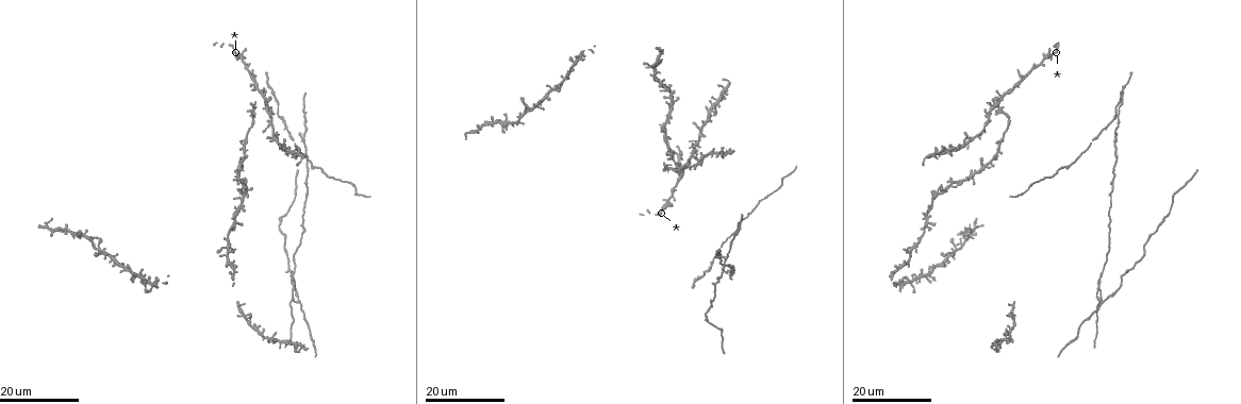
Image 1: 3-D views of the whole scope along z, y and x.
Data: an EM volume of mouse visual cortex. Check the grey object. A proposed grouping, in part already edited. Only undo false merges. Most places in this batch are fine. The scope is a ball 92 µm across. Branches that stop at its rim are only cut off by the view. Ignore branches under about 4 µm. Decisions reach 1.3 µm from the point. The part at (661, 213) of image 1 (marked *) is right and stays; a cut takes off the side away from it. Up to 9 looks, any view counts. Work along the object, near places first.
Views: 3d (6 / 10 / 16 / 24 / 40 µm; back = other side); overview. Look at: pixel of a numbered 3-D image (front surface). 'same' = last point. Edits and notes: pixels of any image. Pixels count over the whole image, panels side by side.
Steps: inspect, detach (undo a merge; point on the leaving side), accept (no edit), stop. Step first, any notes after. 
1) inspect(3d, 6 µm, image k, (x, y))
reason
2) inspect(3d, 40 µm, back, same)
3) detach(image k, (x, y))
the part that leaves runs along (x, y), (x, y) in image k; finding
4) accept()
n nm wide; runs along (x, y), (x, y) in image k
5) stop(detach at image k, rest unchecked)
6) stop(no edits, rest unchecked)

inspect(3d, 16 µm, image 1, (1113, 118))
thick turns thin

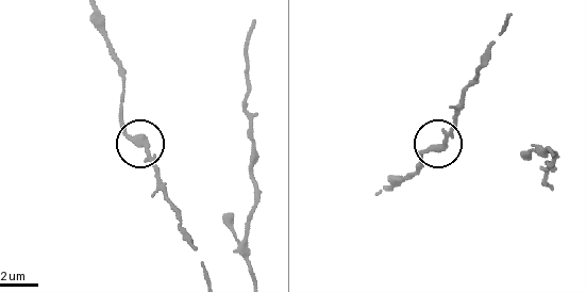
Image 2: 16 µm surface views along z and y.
inspect(3d, 6 µm, image 2, (442, 144))

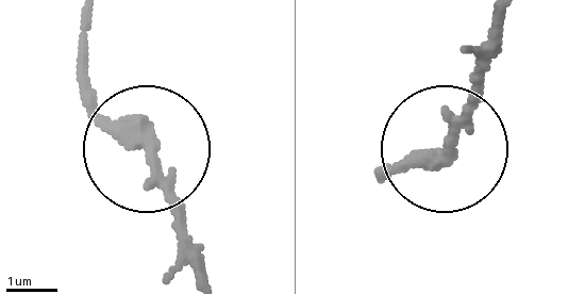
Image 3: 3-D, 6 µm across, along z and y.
accept()
all the same neuron

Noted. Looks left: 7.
inspect(3d, 16 µm, image 1, (1115, 139))
arms part here

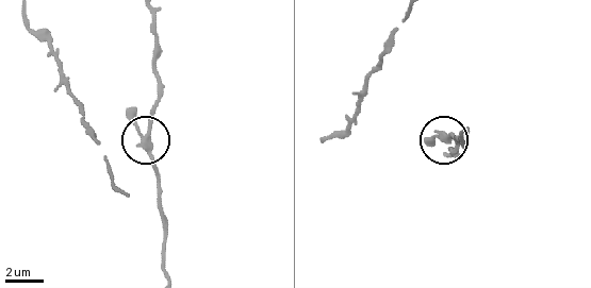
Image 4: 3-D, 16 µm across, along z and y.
inspect(3d, 6 µm, image 4, (149, 137))

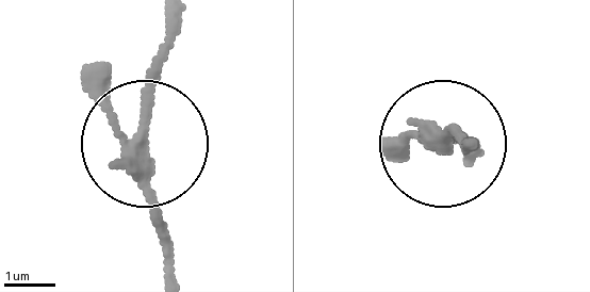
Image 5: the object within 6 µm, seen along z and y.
accept()
260 nm wide; one neuron here

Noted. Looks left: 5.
inspect(3d, 24 µm, image 1, (226, 246))
branch point

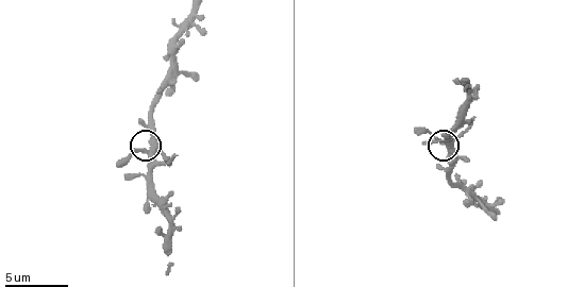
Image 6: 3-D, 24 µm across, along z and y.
inspect(3d, 6 µm, image 6, (444, 144))

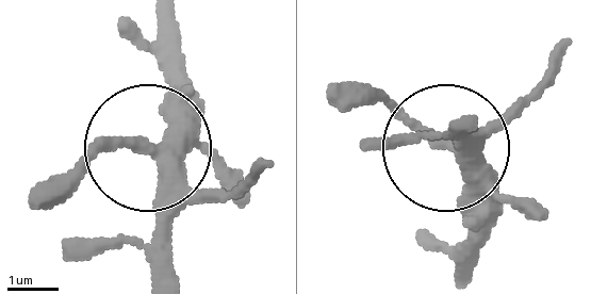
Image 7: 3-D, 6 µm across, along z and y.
accept()
3 arms; runs along (175, 20), (175, 110), (153, 148), (162, 275) in image 7; one neuron here

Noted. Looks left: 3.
inspect(3d, 16 µm, image 1, (1010, 305))
thick turns thin

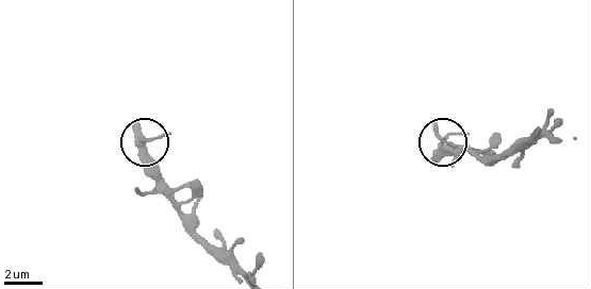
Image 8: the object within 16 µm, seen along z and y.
inspect(3d, 10 µm, image 8, (440, 154))

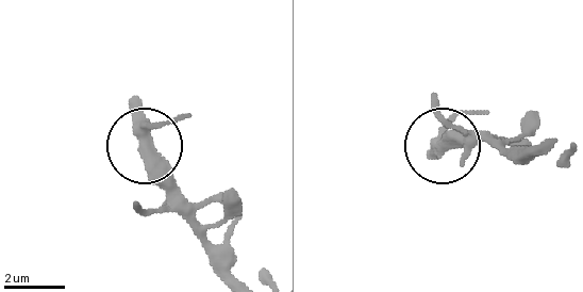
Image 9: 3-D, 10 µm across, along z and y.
accept()
3 arms; runs along (233, 274), (147, 136), (154, 126), (189, 115) in image 9; all the same neuron

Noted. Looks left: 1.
stop(no edits, rest unchecked)

